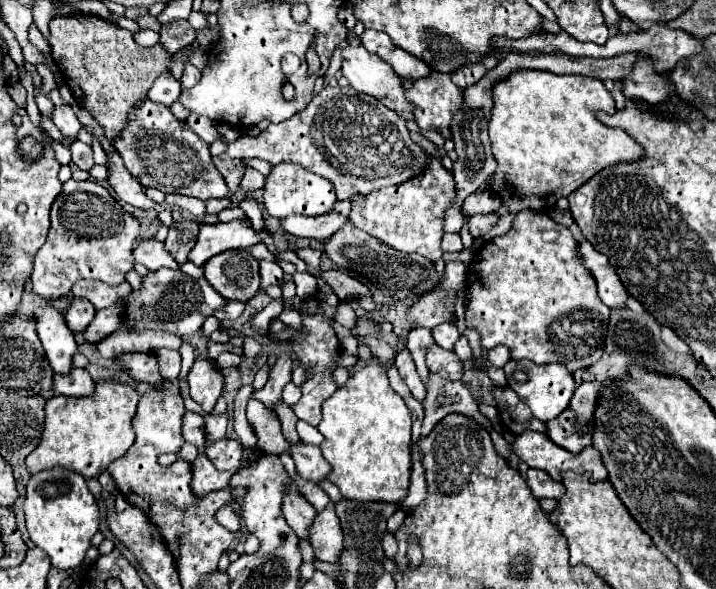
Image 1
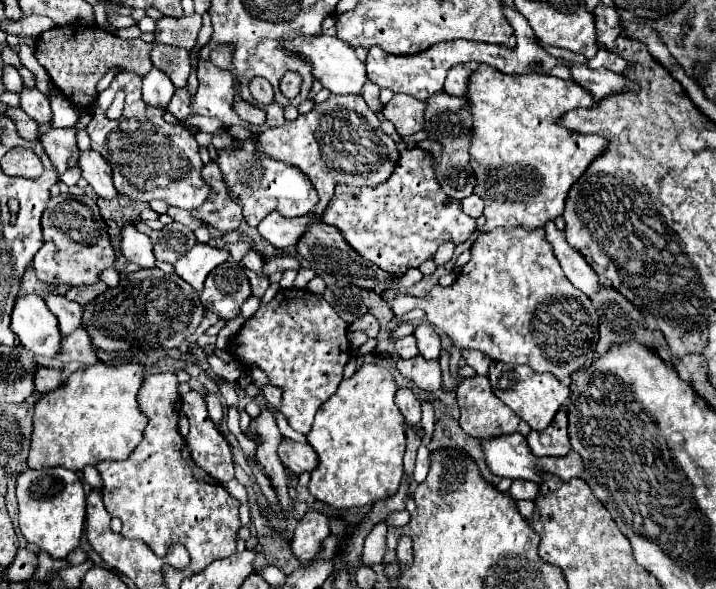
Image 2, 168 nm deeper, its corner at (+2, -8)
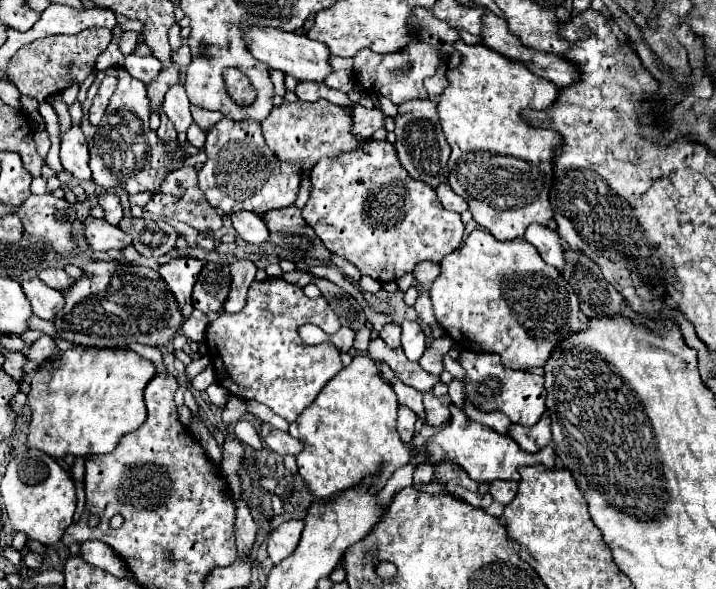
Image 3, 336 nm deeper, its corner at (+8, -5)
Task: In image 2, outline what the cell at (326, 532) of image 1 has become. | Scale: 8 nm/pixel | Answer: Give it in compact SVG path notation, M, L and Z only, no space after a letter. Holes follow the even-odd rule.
M307 512L295 532L293 532L293 542L291 542L291 548L293 548L293 554L299 558L299 560L305 560L305 562L313 562L321 550L323 550L323 540L331 534L329 530L329 518L321 512Z

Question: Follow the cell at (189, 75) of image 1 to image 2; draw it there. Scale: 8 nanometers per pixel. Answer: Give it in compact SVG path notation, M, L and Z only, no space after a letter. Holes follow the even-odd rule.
M183 86L175 92L175 96L171 98L171 102L167 106L167 112L171 112L179 120L193 116L193 112L189 110L189 90L187 90L187 86Z

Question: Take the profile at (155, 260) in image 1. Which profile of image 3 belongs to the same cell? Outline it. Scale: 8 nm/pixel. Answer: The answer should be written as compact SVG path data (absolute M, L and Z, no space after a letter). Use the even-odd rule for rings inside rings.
M87 217L83 221L85 225L85 241L93 251L109 251L109 249L123 249L131 245L131 235L123 233L115 225L107 223L105 219L95 219Z

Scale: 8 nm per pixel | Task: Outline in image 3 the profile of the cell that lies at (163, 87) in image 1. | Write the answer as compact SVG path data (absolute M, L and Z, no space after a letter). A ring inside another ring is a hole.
M127 55L123 67L129 71L129 75L133 75L139 81L143 81L145 85L149 85L161 71L161 63L151 55L147 55L147 57Z

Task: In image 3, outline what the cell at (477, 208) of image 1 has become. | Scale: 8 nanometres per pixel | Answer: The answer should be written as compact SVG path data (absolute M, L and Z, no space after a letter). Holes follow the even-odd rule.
M447 183L439 185L439 187L435 189L435 193L437 193L437 199L441 201L441 205L443 205L445 209L455 211L455 213L467 211L467 203L465 203L457 193L453 193L453 191L451 191L451 187L449 187Z

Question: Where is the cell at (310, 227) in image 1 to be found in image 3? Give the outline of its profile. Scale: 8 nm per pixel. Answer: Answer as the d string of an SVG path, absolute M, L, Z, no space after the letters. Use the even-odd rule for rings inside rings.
M239 211L239 213L225 213L225 217L231 219L233 229L237 235L247 243L263 243L269 239L269 231L263 223L263 219L251 211Z

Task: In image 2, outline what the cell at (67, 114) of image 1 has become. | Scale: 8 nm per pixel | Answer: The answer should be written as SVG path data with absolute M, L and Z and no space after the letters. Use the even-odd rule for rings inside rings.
M23 88L21 108L23 108L23 112L27 112L37 122L39 134L47 134L53 130L49 98L43 92L39 92L37 88Z

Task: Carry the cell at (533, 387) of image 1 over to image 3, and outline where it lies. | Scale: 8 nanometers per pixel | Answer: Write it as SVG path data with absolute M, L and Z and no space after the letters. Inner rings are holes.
M463 349L457 361L467 371L467 383L459 383L459 379L453 379L449 383L449 397L459 409L463 409L463 399L471 399L471 403L475 403L475 407L479 407L481 411L505 413L511 419L511 423L531 427L539 421L541 413L545 411L543 375L533 375L527 371L515 371L511 367L505 367L499 355L495 353L479 353Z

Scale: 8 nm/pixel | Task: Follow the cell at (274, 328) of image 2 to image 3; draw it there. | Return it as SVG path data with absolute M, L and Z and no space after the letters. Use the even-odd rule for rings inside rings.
M285 279L253 281L245 309L239 313L221 313L205 331L217 381L231 395L245 401L259 401L293 423L323 385L343 367L333 343L305 345L301 341L297 329L303 323L313 323L327 335L341 327L335 311L323 297L309 299L299 285L287 283Z

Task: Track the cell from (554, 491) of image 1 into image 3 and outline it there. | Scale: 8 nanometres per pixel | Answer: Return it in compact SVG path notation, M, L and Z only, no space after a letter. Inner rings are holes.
M491 481L489 483L489 493L493 501L499 501L503 505L511 503L511 499L517 493L517 483L515 481Z

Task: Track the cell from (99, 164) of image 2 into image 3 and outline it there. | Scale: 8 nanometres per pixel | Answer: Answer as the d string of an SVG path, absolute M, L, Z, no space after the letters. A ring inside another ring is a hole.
M77 123L71 125L61 135L61 163L65 171L69 171L79 181L91 181L91 169L89 169L89 151L87 141Z

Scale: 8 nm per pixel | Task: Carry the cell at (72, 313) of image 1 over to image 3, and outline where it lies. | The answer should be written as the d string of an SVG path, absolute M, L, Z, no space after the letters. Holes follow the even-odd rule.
M29 279L21 283L23 293L27 295L29 303L31 303L31 311L33 315L41 317L41 319L53 319L57 315L57 311L63 307L63 295L51 287L47 287L43 281L39 279Z

